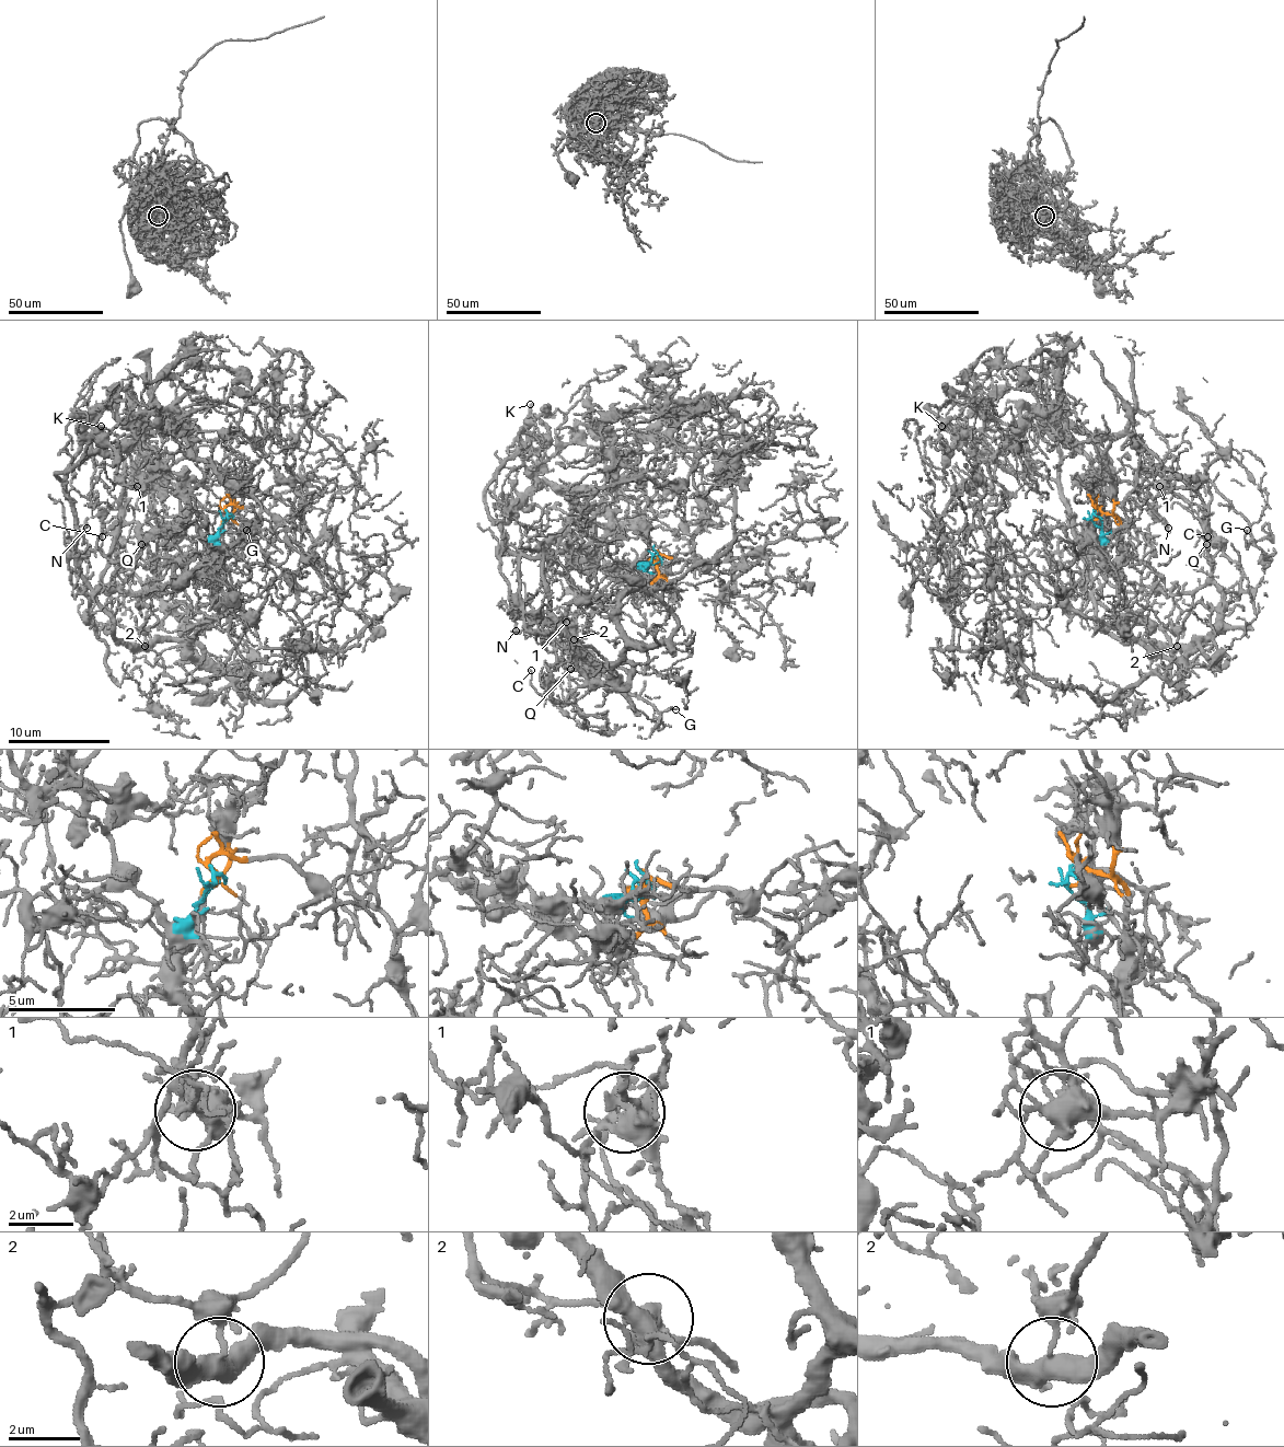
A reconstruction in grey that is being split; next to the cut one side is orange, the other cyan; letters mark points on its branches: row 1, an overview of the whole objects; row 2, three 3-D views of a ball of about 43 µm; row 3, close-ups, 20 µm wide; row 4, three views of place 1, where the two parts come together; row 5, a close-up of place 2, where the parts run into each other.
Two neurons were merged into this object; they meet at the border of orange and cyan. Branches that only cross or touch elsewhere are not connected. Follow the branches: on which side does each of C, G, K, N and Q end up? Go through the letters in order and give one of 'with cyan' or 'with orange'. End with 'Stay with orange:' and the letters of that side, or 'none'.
C: with cyan
G: with cyan
K: with orange
N: with orange
Q: with orange
Stay with orange: K, N, Q

